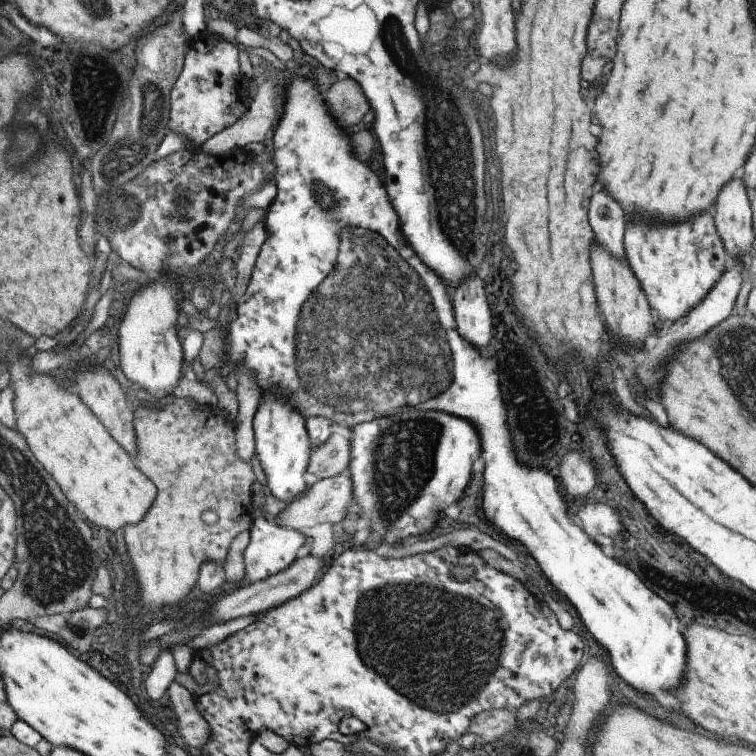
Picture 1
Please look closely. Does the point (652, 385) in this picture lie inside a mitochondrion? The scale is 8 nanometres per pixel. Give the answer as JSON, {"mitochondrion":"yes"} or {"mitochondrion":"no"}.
{"mitochondrion":"yes"}

